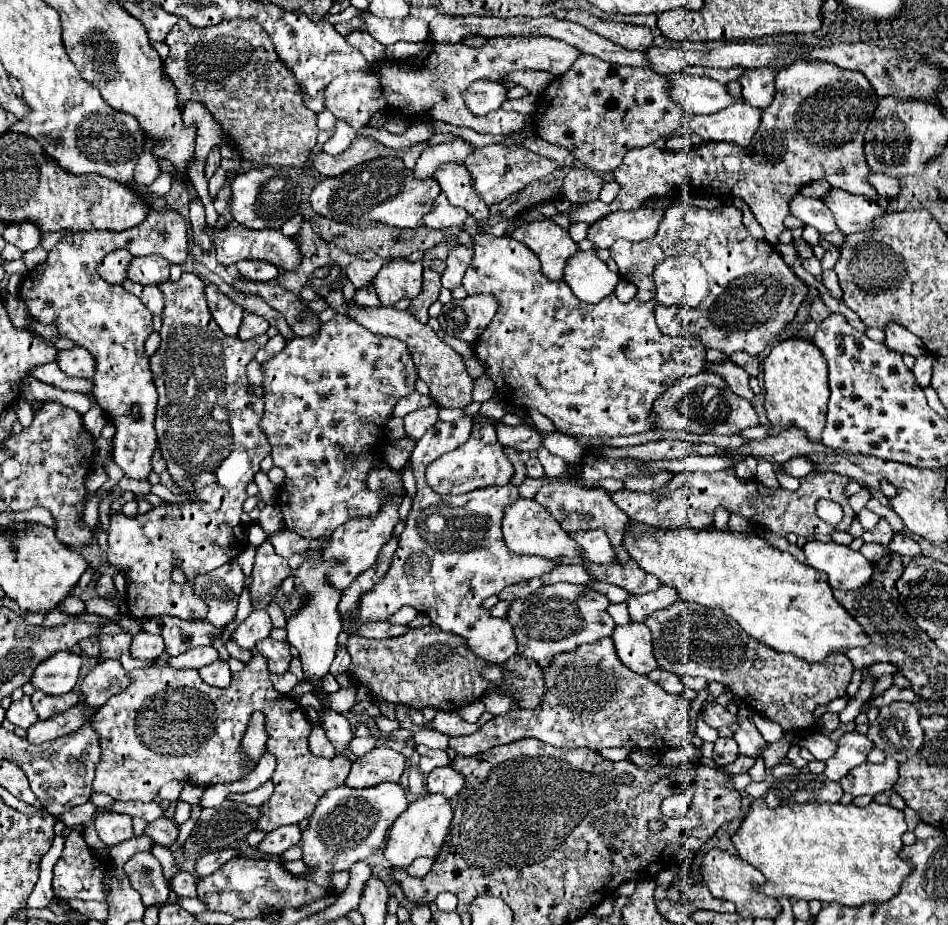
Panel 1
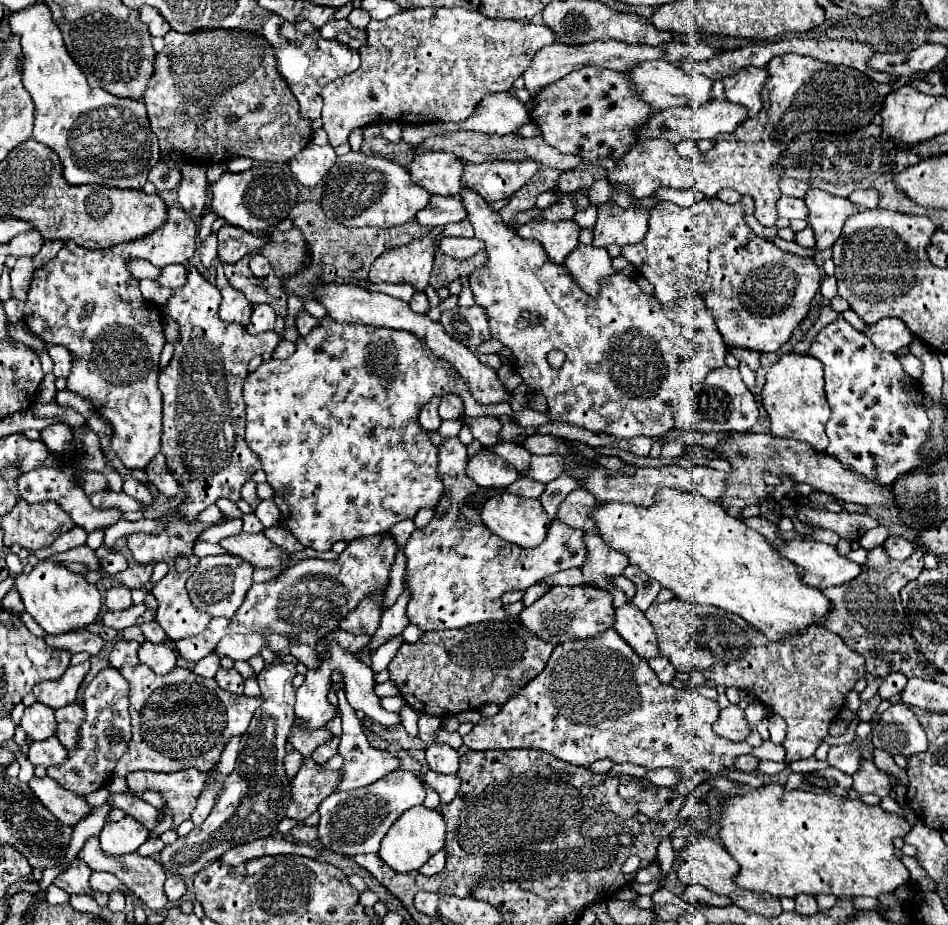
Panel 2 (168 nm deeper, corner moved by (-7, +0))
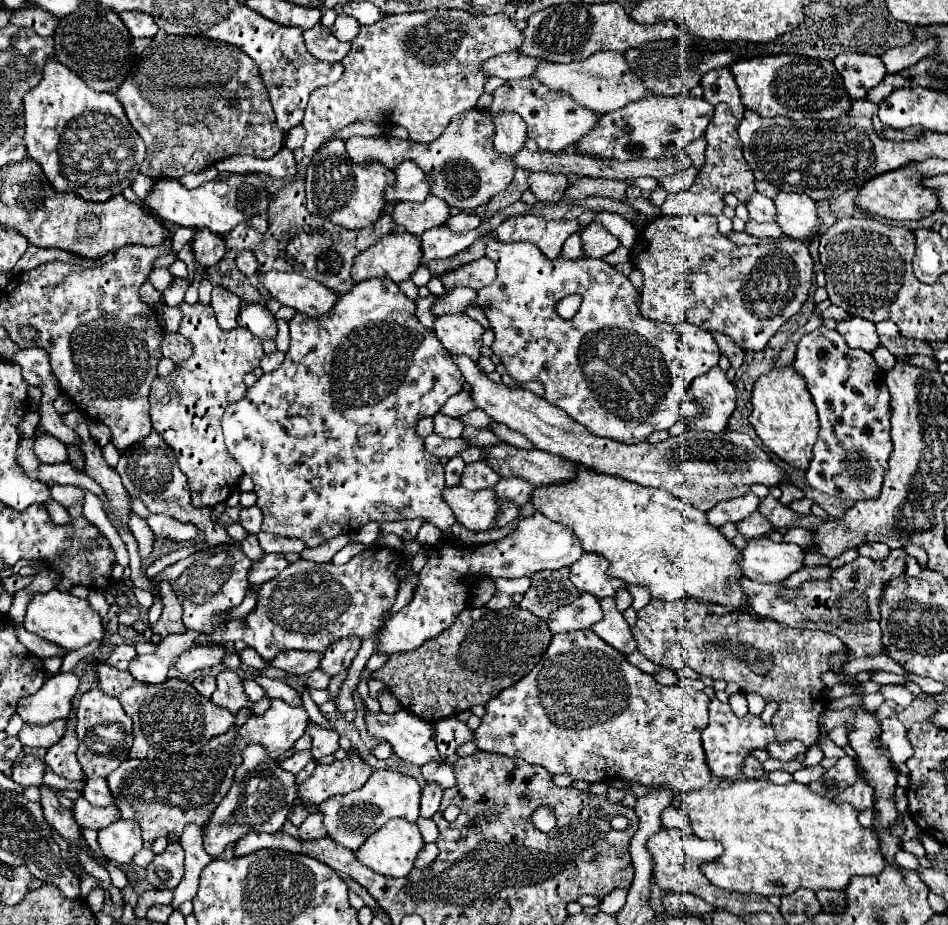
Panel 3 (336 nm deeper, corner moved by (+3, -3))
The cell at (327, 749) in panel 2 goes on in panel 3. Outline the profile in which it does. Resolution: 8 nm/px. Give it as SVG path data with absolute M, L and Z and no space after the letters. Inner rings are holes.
M302 750L302 752L296 752L296 754L292 754L288 760L284 760L280 766L282 768L286 768L288 772L292 772L292 774L298 774L310 760L314 760L314 756L312 756L312 752L310 750Z

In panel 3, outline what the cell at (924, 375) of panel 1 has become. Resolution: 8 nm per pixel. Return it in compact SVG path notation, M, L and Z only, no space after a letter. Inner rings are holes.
M884 346L876 348L872 352L872 358L878 362L878 366L884 370L884 372L890 372L890 368L894 368L894 364L898 364L898 358L894 354L890 354Z

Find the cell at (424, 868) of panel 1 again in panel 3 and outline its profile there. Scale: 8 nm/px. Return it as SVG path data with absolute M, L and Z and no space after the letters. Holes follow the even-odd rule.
M426 844L426 846L420 850L420 854L418 854L416 862L414 862L414 868L418 868L418 870L428 868L428 866L436 860L436 856L438 856L438 848L436 848L436 844Z

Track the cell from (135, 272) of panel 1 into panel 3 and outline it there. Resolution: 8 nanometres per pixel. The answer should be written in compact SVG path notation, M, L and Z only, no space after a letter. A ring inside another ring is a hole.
M174 278L174 284L170 284L170 288L166 288L164 302L166 302L168 306L178 306L178 304L184 300L184 292L186 292L188 286L190 286L188 280Z

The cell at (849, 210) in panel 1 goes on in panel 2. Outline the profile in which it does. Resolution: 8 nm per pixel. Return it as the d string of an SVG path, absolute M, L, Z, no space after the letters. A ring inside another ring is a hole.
M808 189L804 203L808 207L808 225L814 231L816 249L820 251L832 247L832 243L840 237L844 221L858 211L848 199L834 197L820 189Z

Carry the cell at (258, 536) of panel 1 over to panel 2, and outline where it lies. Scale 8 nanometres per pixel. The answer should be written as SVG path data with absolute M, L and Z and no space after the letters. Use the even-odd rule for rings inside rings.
M268 499L268 501L260 501L260 503L258 503L258 507L254 509L254 515L262 521L264 527L272 527L272 525L278 523L280 511L278 511L276 503L274 503L272 499Z

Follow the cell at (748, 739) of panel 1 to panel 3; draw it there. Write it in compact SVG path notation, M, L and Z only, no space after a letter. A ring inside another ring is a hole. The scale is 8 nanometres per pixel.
M732 694L730 696L730 706L734 714L748 714L748 702L744 694Z

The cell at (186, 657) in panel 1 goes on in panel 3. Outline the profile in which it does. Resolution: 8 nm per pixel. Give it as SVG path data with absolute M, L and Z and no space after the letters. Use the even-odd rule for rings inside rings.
M198 676L198 678L194 678L192 686L194 686L202 696L210 698L212 692L214 692L214 688L216 688L216 678L214 678L214 676Z

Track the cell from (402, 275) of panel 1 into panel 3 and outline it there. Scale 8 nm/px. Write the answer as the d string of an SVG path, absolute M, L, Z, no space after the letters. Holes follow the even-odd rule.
M394 232L360 252L352 266L354 282L370 278L390 278L396 284L408 280L422 264L420 238L408 232Z

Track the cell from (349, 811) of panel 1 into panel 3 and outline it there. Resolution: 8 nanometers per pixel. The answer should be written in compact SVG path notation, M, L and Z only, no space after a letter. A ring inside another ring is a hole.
M376 770L362 788L324 800L318 806L318 812L324 818L328 838L356 852L364 844L364 840L376 830L380 830L390 818L400 816L410 822L416 822L418 808L420 808L420 784L414 778L396 770Z

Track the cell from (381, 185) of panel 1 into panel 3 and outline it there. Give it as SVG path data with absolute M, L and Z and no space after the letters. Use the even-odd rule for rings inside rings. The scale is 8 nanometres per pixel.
M342 140L328 142L312 166L306 168L306 208L310 214L322 216L332 224L342 228L366 228L378 220L386 206L392 206L386 200L386 186L394 184L394 172L384 168L382 164L372 164L370 168L362 168L354 164Z

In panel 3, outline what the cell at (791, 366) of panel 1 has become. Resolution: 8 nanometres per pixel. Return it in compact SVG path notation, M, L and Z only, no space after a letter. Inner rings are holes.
M792 366L774 368L754 382L750 402L752 414L748 420L764 446L790 466L806 470L812 460L812 446L818 436L818 412L810 400L810 392L806 392L806 380L802 380L802 376L798 376Z

